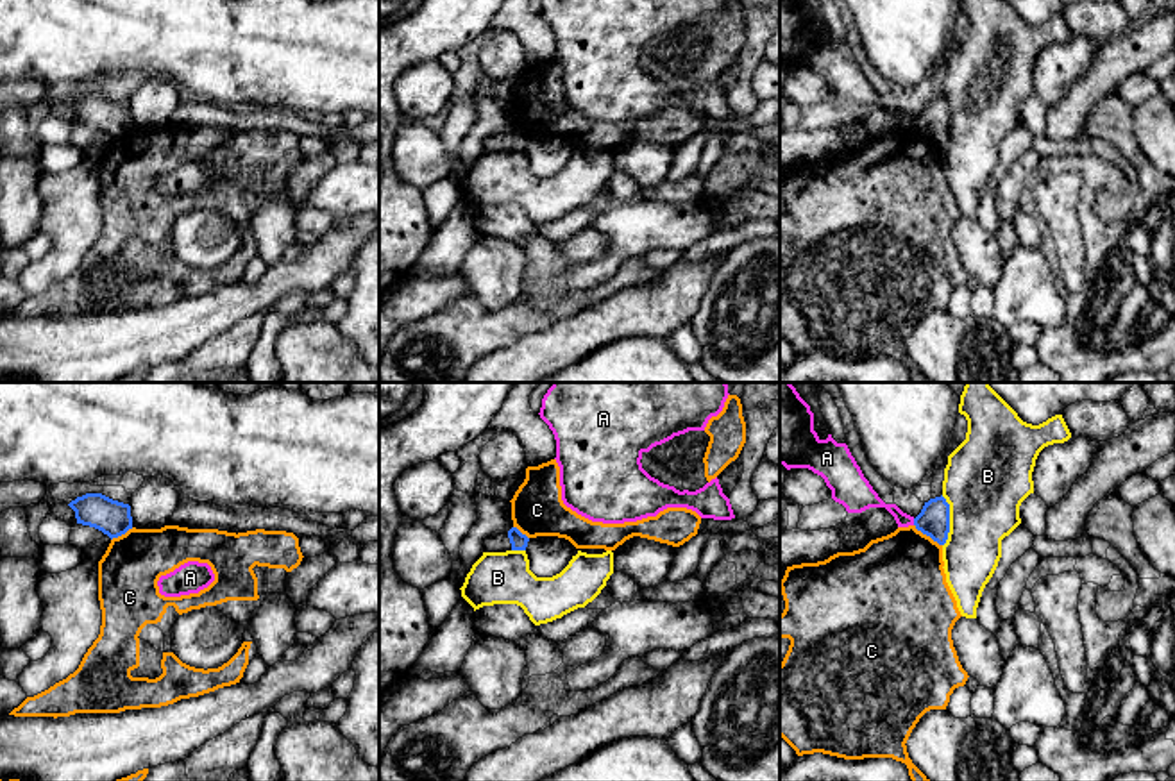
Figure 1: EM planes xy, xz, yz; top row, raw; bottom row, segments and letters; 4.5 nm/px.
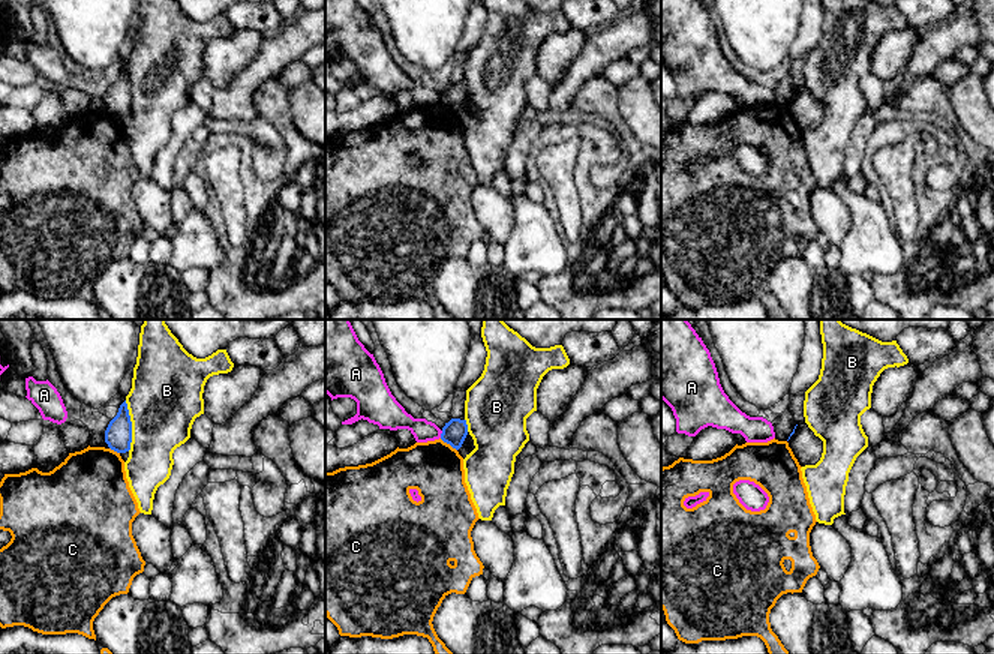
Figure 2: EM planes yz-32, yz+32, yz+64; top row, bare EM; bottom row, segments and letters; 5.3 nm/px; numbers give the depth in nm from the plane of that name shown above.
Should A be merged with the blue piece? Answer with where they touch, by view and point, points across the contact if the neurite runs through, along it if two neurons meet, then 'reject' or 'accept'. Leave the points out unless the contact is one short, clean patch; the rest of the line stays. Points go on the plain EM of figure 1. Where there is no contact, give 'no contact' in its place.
meets blue in yz at (914, 122); border along yz (912, 118), (914, 124); reject

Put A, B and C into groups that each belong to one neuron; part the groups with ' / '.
A / B / C

